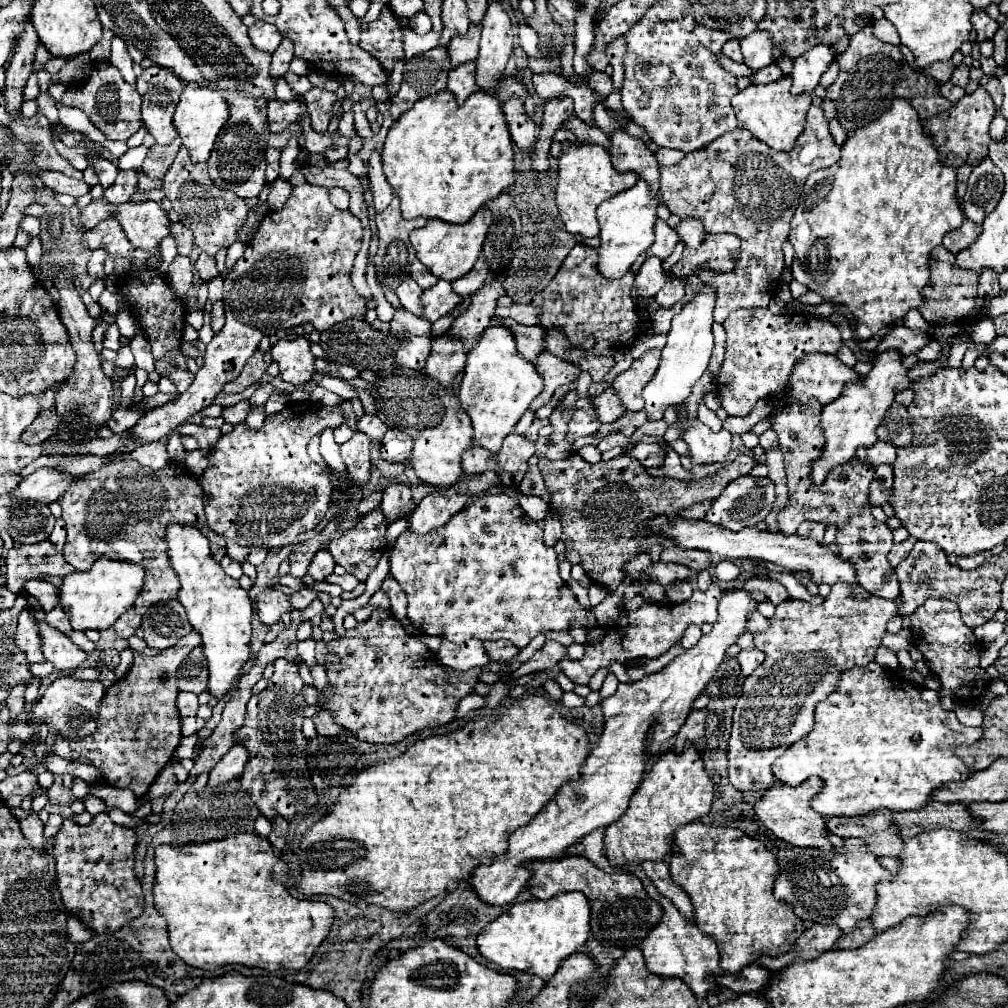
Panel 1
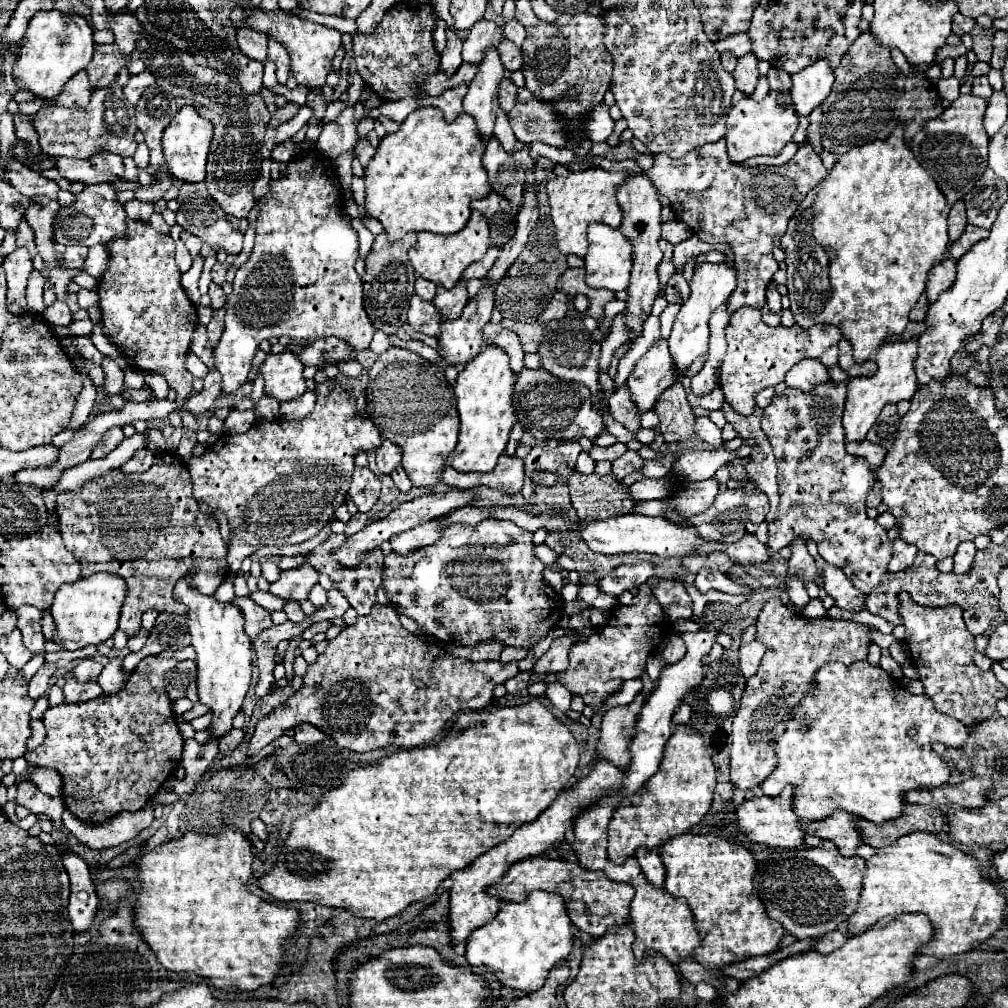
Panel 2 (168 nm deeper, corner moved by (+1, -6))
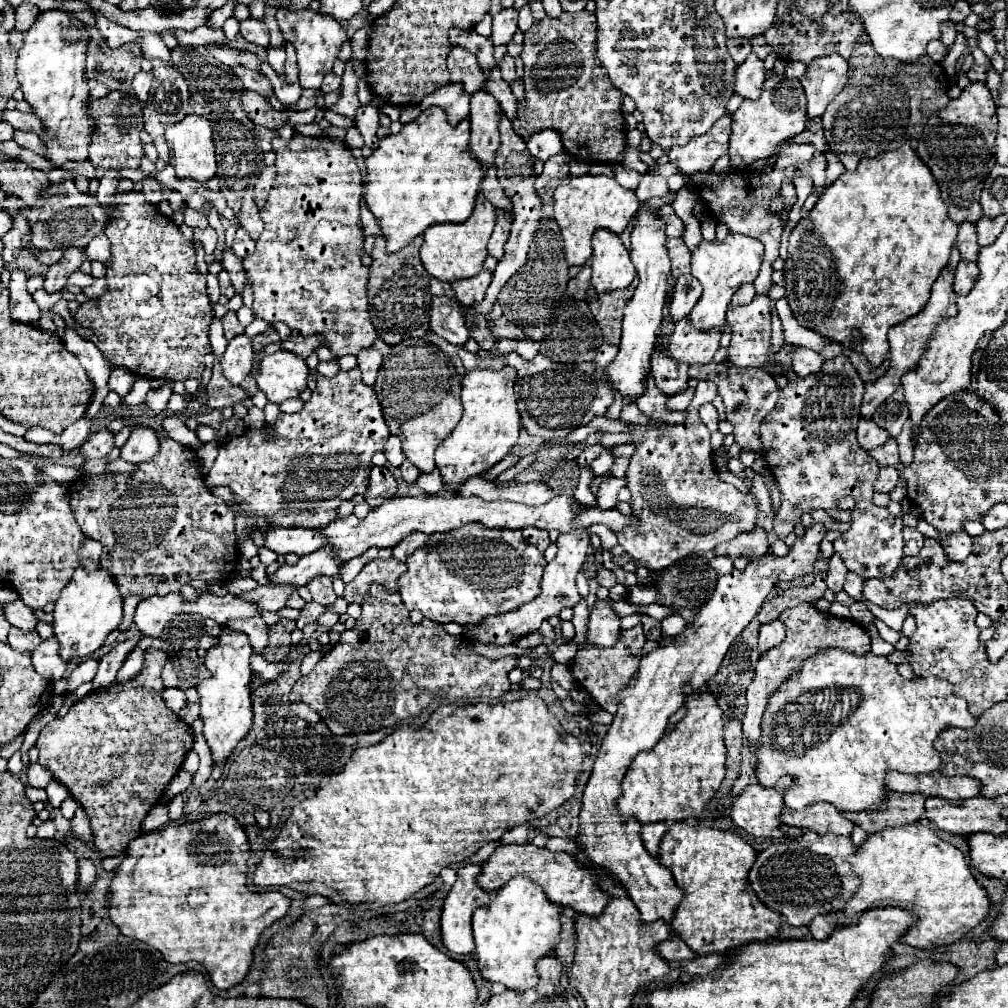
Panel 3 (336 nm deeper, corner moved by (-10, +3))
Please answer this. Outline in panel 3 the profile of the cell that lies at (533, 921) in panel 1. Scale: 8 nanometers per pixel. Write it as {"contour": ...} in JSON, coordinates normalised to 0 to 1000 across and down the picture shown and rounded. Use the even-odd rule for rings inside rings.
{"contour":[[[511,870],[503,874],[489,892],[471,902],[469,906],[469,930],[471,949],[477,969],[485,975],[497,975],[509,983],[521,983],[535,975],[531,955],[541,949],[555,934],[555,898],[543,894],[535,878],[523,870]]]}

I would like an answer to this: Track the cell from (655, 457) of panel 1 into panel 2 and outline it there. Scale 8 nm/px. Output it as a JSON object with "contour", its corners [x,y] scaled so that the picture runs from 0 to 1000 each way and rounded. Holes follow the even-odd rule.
{"contour":[[[621,448],[619,452],[615,452],[613,456],[607,458],[607,470],[611,474],[619,474],[621,470],[627,470],[631,466],[635,466],[635,462],[639,462],[639,456],[633,448]]]}

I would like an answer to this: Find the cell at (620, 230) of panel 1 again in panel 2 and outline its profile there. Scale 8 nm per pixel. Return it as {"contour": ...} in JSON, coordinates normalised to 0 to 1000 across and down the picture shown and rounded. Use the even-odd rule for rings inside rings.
{"contour":[[[587,220],[583,224],[583,252],[581,252],[581,282],[585,286],[603,286],[603,288],[621,288],[625,266],[627,266],[627,238],[619,236],[619,230],[607,224],[599,224],[599,220]]]}

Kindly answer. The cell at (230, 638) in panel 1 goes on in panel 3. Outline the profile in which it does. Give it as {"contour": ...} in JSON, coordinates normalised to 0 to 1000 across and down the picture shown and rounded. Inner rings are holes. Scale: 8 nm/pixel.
{"contour":[[[219,626],[217,640],[205,646],[203,662],[211,672],[197,678],[197,699],[199,699],[199,715],[201,715],[201,731],[209,743],[211,757],[221,757],[233,743],[233,739],[243,733],[251,719],[251,703],[249,703],[249,664],[247,654],[251,644],[247,640],[247,632],[235,626]]]}

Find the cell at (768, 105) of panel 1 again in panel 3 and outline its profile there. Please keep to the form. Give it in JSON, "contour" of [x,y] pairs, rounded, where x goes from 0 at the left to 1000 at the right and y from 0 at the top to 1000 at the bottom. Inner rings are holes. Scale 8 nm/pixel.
{"contour":[[[767,74],[757,82],[755,96],[751,100],[737,100],[735,106],[725,114],[725,140],[723,156],[727,168],[741,168],[747,160],[761,158],[769,144],[795,132],[801,122],[799,92],[793,78],[781,78],[779,74]]]}

